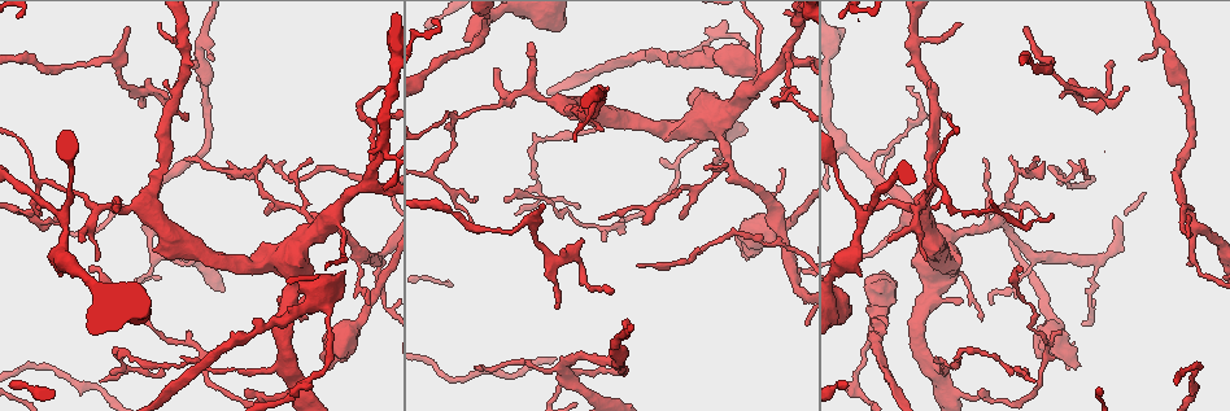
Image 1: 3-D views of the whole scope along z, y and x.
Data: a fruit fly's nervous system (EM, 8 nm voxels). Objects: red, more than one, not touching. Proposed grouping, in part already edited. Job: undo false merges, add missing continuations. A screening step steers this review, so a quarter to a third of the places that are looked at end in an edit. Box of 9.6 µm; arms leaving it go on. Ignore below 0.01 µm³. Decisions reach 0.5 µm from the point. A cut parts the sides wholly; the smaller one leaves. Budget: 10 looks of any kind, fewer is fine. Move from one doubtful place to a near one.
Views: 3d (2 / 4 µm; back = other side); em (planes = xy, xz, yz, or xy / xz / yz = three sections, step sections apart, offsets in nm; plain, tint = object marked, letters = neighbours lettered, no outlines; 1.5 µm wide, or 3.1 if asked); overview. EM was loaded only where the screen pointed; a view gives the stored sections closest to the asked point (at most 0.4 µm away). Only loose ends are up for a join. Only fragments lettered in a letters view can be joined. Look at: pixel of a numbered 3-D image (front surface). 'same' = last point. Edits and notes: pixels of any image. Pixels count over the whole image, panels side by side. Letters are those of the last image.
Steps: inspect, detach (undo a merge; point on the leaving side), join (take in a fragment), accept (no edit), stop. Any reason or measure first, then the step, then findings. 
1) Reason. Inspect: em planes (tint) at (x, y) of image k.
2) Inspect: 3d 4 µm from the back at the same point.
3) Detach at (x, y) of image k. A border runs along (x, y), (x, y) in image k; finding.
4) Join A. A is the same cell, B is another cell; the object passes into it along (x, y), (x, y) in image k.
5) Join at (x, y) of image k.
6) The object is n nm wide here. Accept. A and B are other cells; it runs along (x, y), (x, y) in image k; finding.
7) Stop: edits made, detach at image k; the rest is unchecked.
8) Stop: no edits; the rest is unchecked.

Free end. Inspect: em planes (plain) at (1077, 366) of image 1.

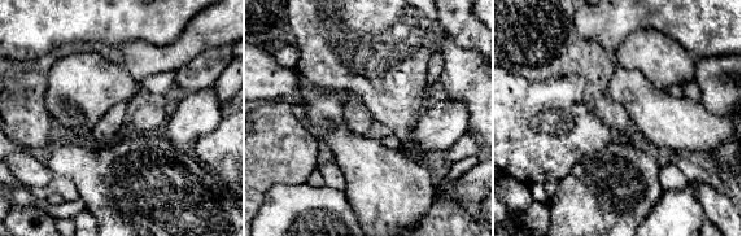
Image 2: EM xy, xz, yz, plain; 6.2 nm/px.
Inspect: em planes (letters) at the same point.

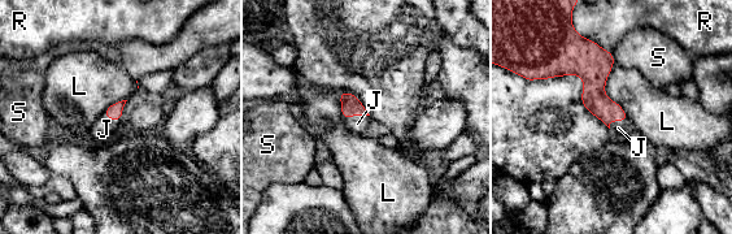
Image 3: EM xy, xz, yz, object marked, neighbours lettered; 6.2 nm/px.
Join J. J is the same cell, L, R and S are other cells; the object passes into it along (351, 105), (356, 115), (357, 124) in image 3; the neuron continues.

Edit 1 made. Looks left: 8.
Three-way junction. Inspect: 3d 2 µm at (383, 150) of image 1.

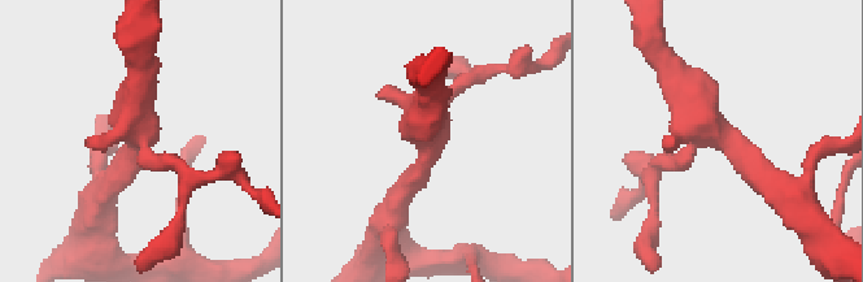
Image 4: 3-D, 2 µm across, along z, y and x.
3 arms meet here. Inspect: em planes (tint) at (694, 145) of image 4.

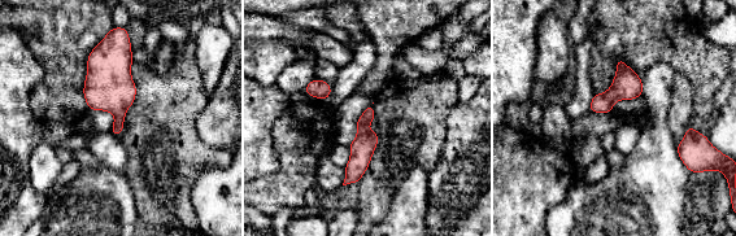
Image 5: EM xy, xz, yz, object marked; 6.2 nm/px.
Inspect: em planes (letters) at the same point.

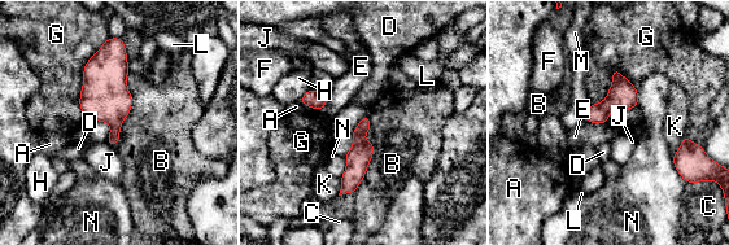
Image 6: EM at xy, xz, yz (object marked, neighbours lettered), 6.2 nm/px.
Accept. A, B, C, D, E, F, G, H, J, K, L, M and N are other cells; it runs along (366, 119), (344, 189) in image 6; all the same neuron.

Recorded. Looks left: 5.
Branch stops here. Inspect: em xz step 8 (letters) at (579, 243) of image 1.

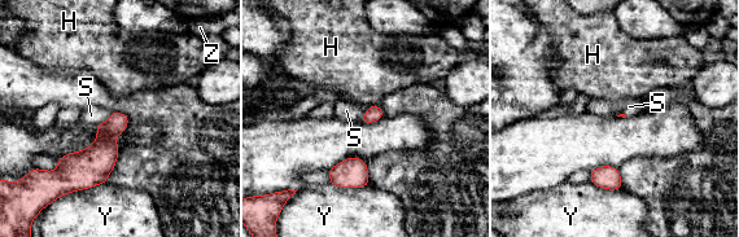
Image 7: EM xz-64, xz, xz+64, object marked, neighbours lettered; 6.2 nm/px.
Join S. S is the same cell, H, Y and Z are other cells; the object passes into it along (97, 161), (105, 122), (91, 115) in image 7; the neuron continues.

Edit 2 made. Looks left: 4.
Inspect: overview.

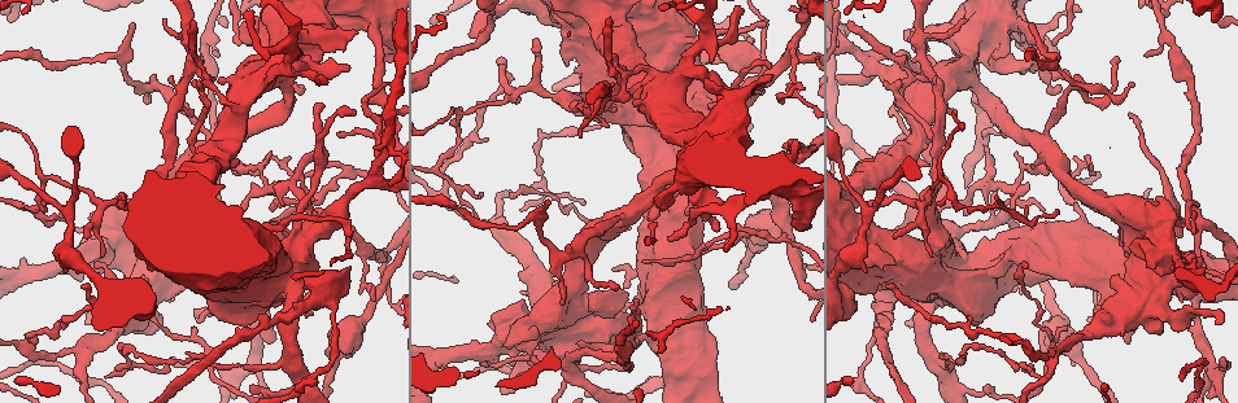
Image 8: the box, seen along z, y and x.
Inspect: 3d 4 µm at (467, 213) of image 8.

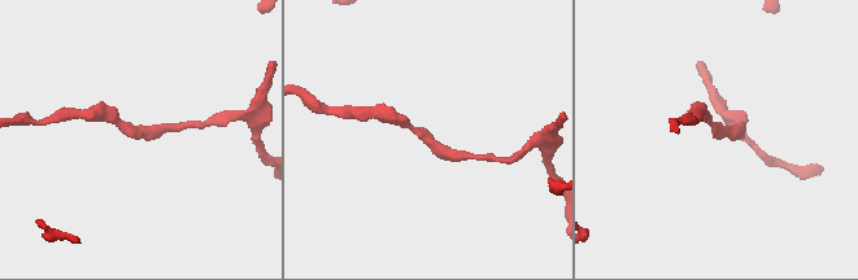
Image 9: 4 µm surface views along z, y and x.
Inspect: em planes (letters) at (717, 134) of image 9.

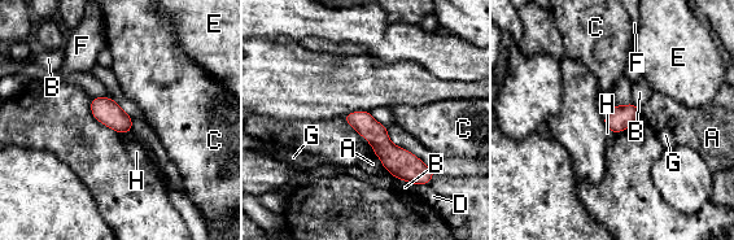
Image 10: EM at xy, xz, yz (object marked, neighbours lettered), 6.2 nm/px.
Accept. A, B, C, D, E, F, G and H are other cells; it runs along (349, 117), (403, 165), (426, 171) in image 10; continuous, no second neuron.

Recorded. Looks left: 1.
Stop: edits made, join at image 3, join at image 7; the rest is unchecked.

